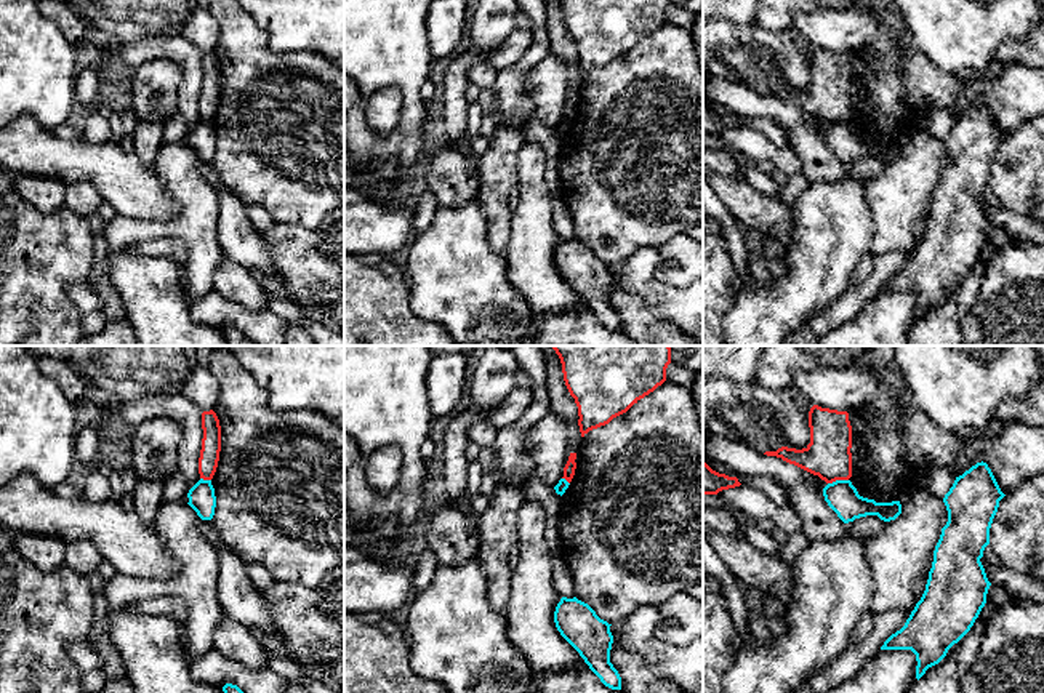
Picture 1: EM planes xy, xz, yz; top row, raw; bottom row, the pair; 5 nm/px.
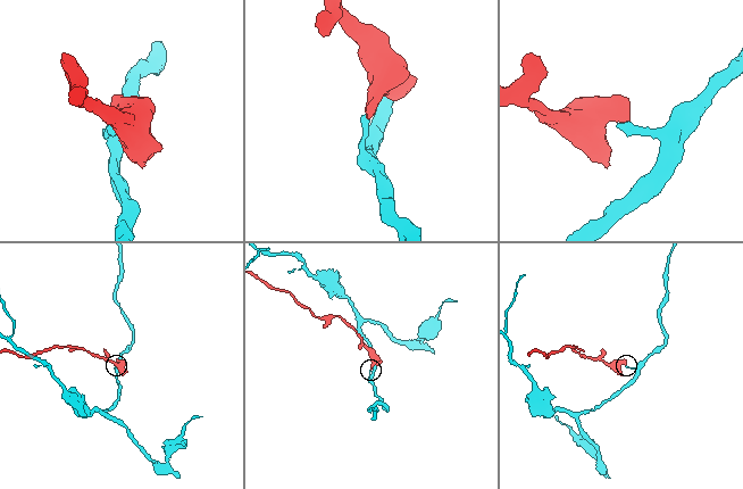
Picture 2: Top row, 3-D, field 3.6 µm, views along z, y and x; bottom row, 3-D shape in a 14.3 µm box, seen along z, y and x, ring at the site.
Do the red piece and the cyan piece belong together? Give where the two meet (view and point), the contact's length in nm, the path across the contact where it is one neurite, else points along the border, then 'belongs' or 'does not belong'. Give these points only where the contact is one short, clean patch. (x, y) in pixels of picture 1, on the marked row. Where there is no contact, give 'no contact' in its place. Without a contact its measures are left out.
contact yz (838, 479); length 110 nm; border yz (847, 479), (828, 484); does not belong

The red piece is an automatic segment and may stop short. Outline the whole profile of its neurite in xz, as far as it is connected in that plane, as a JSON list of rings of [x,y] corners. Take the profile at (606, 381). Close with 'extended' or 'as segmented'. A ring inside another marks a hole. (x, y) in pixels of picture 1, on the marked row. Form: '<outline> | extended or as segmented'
[[[552,346],[578,407],[581,437],[626,413],[666,381],[669,346]]] | as segmented

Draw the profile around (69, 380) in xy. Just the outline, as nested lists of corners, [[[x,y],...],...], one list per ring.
[[[37,357],[37,360],[40,371],[59,386],[66,399],[74,405],[80,403],[88,386],[80,371],[58,359]]]

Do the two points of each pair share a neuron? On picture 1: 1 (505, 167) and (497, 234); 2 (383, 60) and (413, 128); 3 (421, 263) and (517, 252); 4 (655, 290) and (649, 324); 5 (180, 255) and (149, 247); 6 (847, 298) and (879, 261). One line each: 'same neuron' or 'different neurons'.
1: same neuron
2: same neuron
3: different neurons
4: different neurons
5: same neuron
6: same neuron

